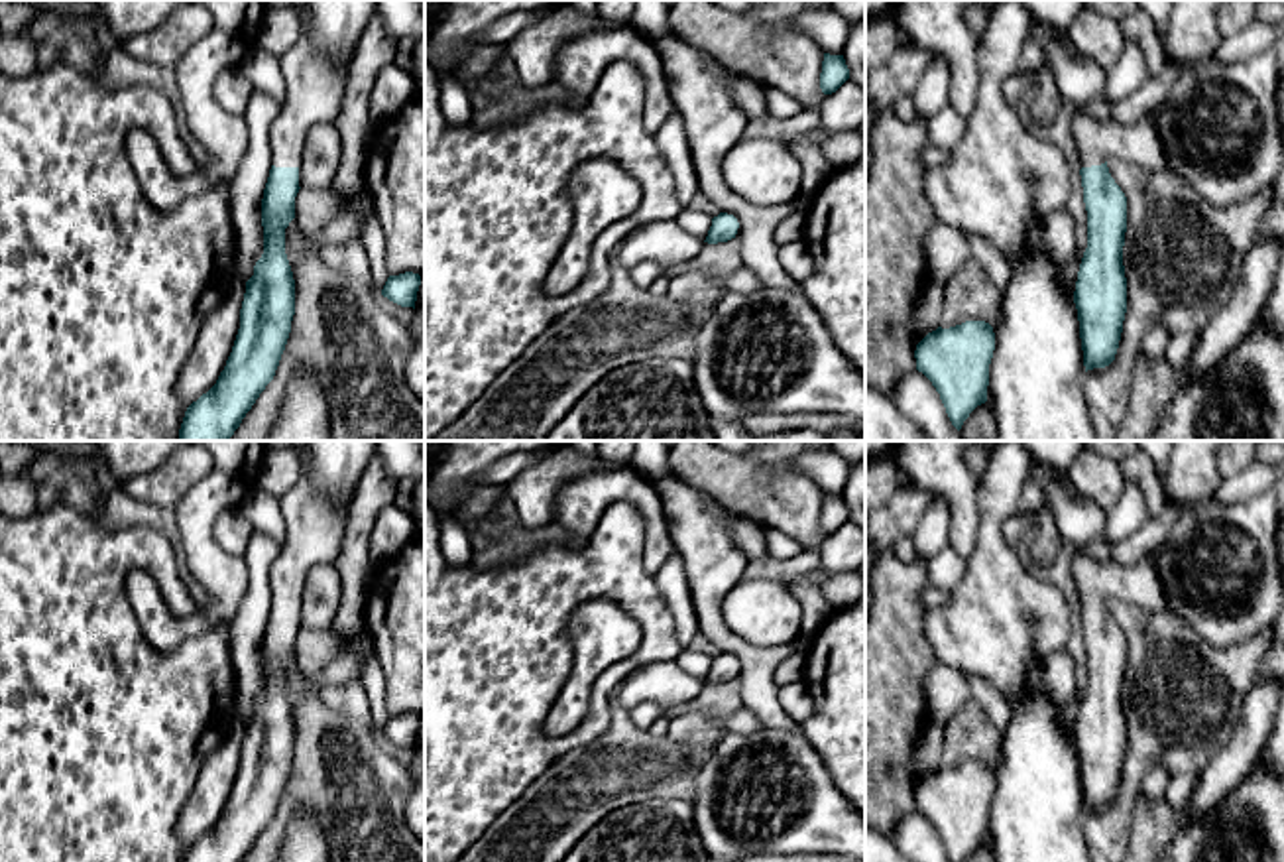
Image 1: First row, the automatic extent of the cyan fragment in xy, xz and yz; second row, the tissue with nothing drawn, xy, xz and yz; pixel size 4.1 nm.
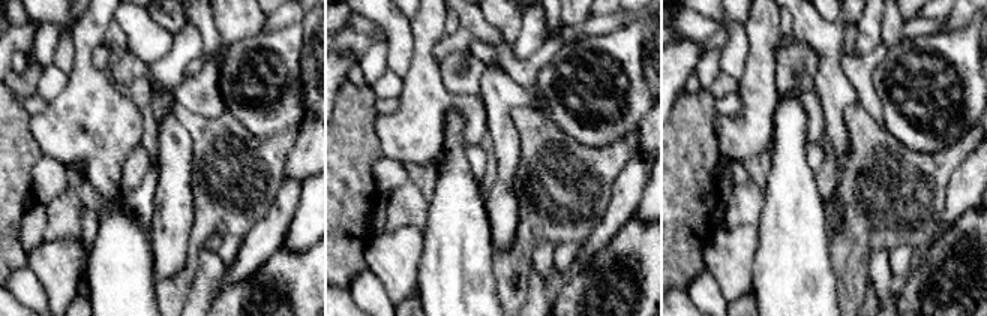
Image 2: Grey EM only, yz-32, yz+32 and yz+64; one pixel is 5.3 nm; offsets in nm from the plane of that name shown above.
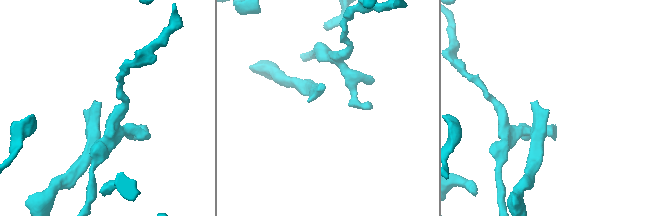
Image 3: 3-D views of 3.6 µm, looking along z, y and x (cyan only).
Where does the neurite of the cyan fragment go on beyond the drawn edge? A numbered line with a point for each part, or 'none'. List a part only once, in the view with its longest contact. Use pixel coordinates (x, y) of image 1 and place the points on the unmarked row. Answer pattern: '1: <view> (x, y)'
1: xy (315, 532)

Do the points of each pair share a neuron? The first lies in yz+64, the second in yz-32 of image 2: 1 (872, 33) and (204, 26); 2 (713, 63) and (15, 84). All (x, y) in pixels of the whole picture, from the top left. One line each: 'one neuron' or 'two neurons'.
1: two neurons
2: two neurons

